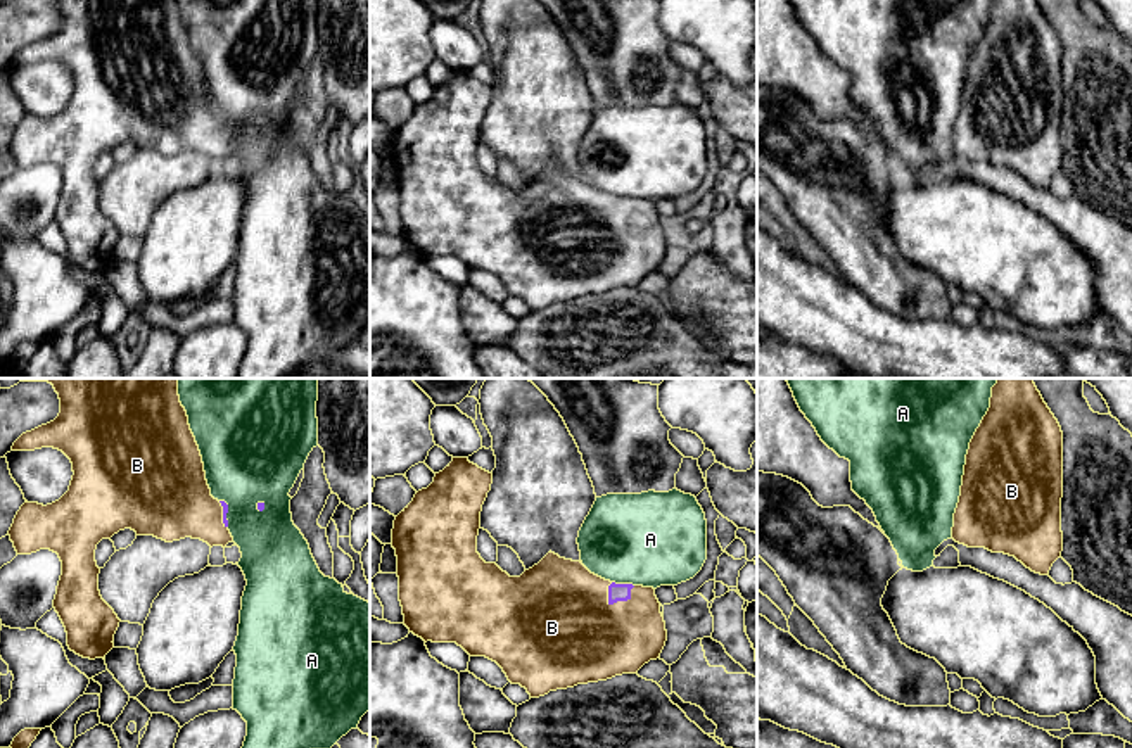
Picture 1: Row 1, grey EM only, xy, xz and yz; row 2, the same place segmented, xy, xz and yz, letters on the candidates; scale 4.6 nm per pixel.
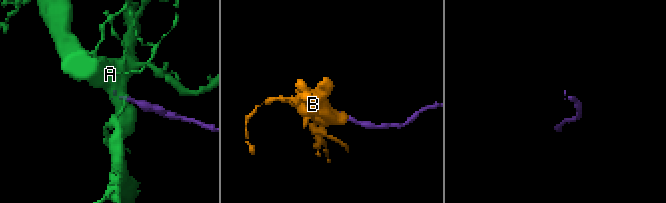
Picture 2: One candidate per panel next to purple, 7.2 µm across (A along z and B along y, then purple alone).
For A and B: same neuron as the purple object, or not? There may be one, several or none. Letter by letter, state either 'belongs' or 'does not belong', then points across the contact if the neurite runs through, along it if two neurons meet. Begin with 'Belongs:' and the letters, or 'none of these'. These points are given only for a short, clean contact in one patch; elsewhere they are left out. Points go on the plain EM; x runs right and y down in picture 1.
Belongs: B
A: does not belong; border xz (612, 194), (633, 199)
B: belongs

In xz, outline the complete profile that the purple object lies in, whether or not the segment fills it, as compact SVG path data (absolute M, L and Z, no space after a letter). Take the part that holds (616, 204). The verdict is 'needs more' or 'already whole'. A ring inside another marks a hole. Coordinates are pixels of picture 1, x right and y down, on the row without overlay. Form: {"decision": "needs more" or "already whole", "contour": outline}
{"decision": "needs more", "contour": "M453 71L396 130L391 157L410 245L425 256L456 256L470 269L496 275L531 311L638 287L645 276L660 271L667 244L653 200L605 193L581 174L551 164L520 190L510 190L480 171L477 149L491 97L493 86L468 71Z"}

